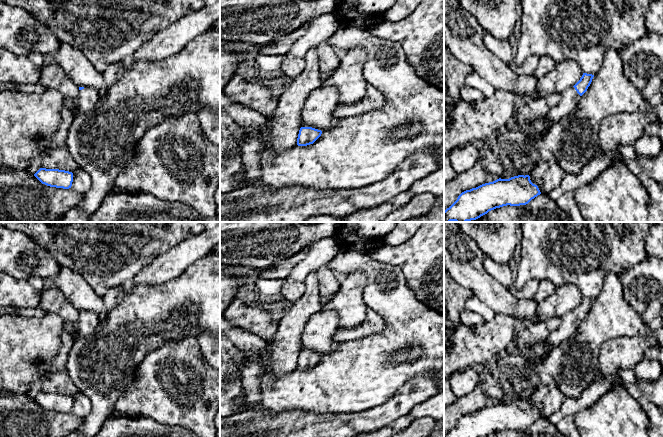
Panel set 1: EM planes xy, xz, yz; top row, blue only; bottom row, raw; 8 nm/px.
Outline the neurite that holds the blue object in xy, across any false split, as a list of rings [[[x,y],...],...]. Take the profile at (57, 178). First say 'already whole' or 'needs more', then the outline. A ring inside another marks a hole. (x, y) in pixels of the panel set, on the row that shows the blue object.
already whole; [[[40,168],[34,176],[42,183],[50,187],[69,189],[73,182],[73,173],[59,169]]]

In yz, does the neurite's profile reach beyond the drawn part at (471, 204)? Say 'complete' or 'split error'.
complete

